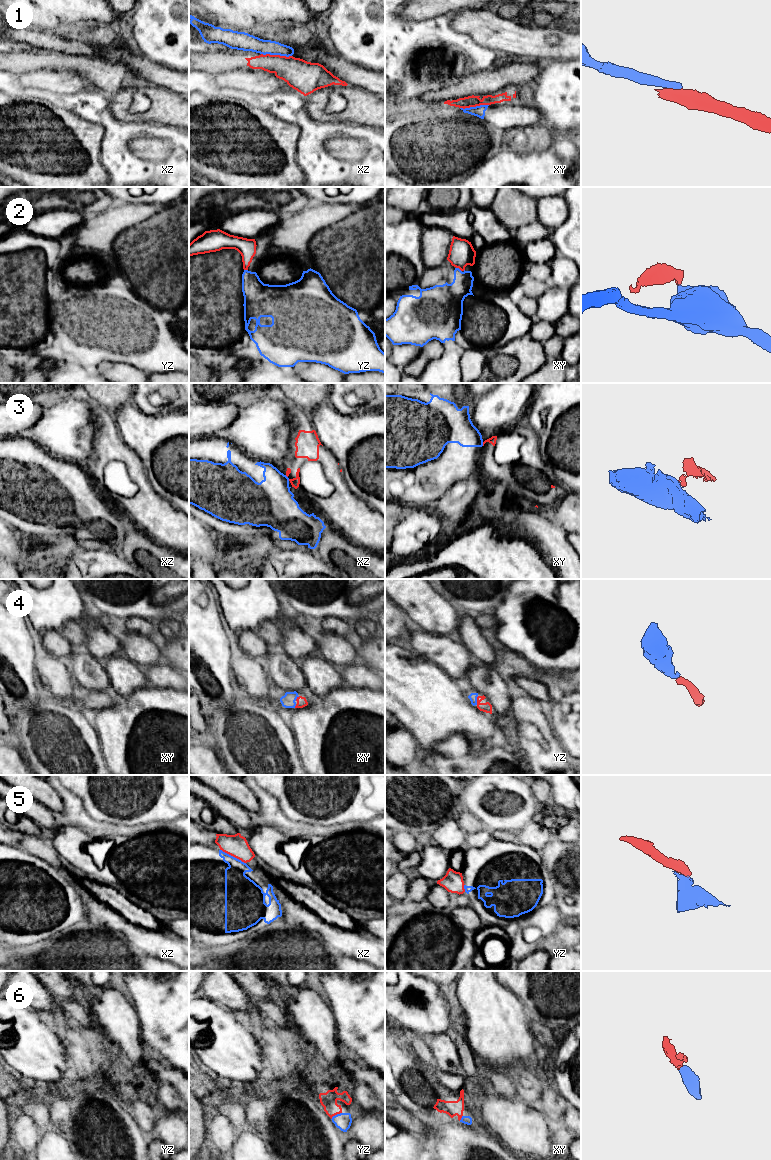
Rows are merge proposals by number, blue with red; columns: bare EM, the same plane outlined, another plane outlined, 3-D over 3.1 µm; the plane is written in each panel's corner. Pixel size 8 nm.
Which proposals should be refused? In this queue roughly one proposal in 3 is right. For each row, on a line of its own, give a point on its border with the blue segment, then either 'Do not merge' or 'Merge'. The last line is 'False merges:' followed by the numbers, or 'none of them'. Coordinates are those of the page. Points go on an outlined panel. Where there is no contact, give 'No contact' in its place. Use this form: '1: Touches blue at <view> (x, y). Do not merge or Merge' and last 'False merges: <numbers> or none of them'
1: Touches blue at xz (276, 54). Do not merge
2: Touches blue at xy (459, 269). Do not merge
3: Touches blue at xy (482, 444). Do not merge
4: Touches blue at yz (476, 700). Merge
5: Touches blue at xz (232, 856). Do not merge
6: Touches blue at yz (335, 1115). Merge
False merges: 1, 2, 3, 5

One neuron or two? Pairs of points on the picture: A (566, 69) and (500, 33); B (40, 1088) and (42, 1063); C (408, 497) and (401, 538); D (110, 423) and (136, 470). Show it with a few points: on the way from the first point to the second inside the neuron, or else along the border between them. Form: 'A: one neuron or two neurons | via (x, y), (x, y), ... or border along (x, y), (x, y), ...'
A: two neurons | border along (558, 59), (570, 60)
B: two neurons | border along (20, 1071), (24, 1077), (46, 1082)
C: two neurons | border along (425, 507), (409, 508)
D: one neuron | via (110, 435), (110, 440), (128, 458)

